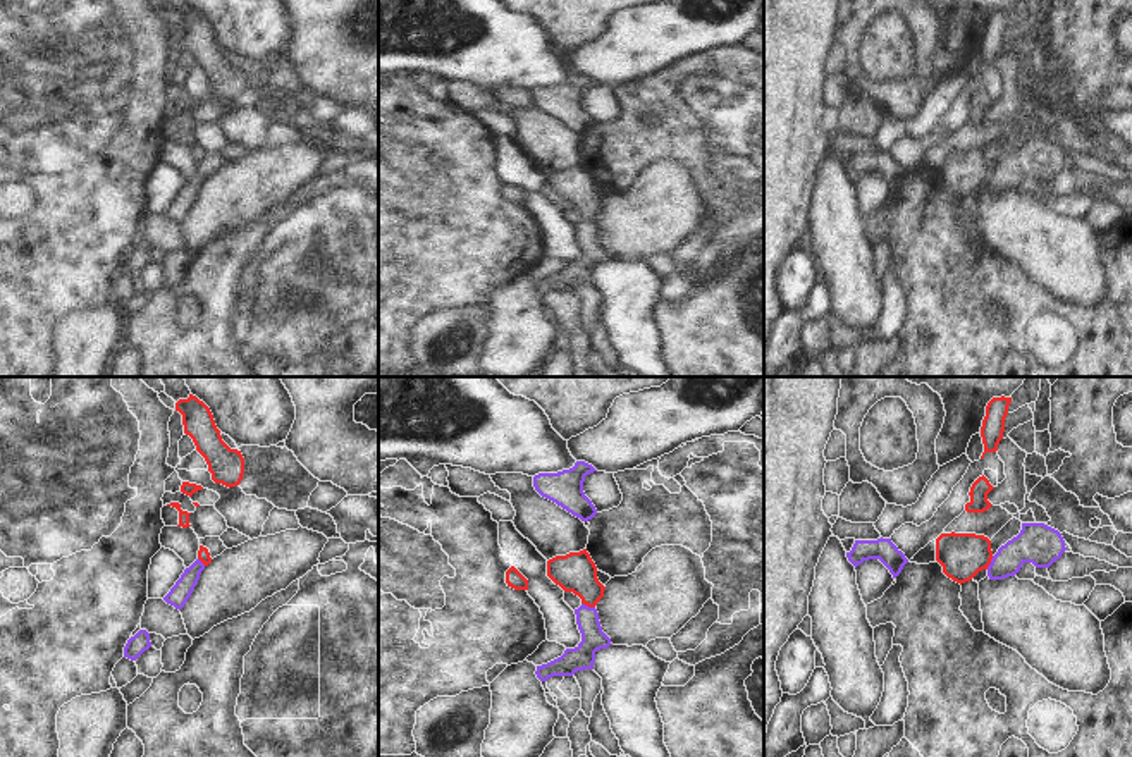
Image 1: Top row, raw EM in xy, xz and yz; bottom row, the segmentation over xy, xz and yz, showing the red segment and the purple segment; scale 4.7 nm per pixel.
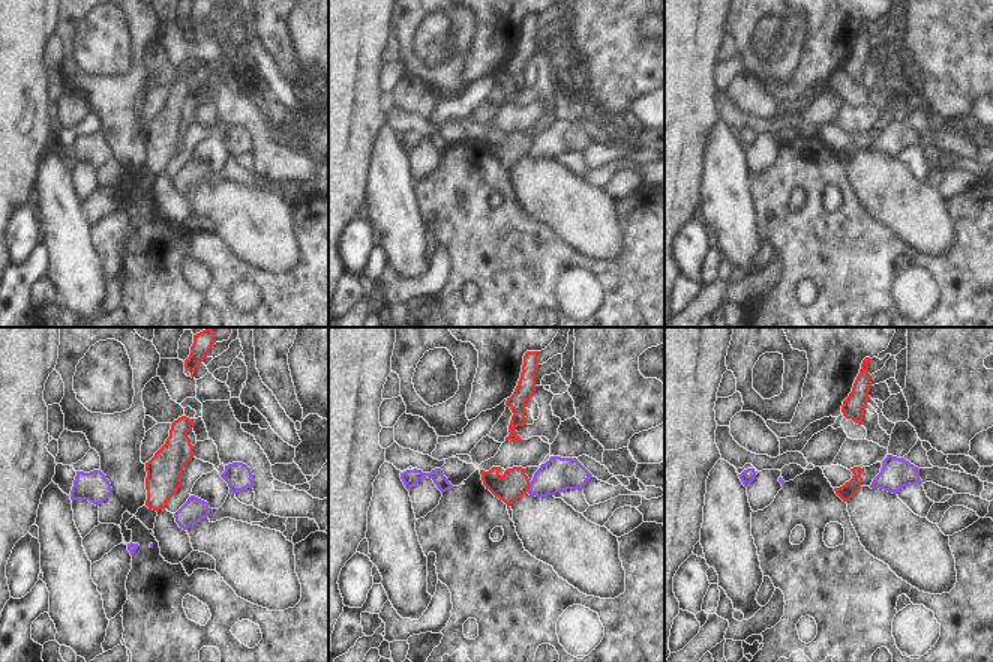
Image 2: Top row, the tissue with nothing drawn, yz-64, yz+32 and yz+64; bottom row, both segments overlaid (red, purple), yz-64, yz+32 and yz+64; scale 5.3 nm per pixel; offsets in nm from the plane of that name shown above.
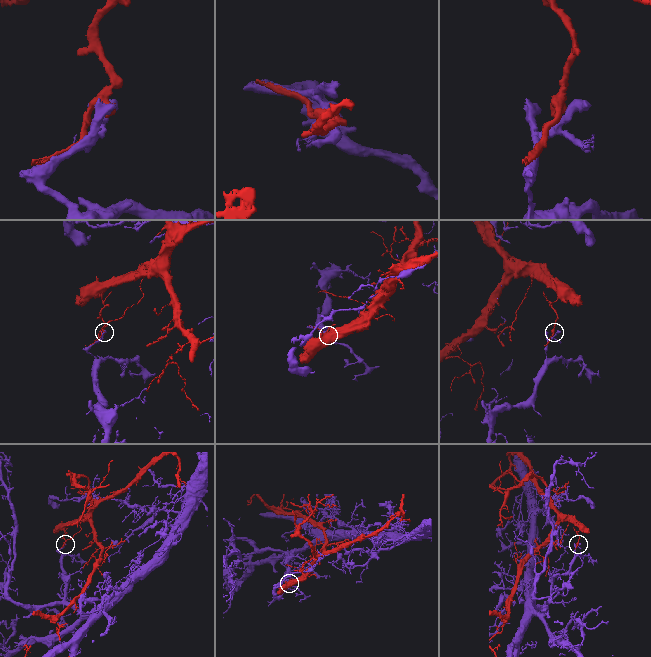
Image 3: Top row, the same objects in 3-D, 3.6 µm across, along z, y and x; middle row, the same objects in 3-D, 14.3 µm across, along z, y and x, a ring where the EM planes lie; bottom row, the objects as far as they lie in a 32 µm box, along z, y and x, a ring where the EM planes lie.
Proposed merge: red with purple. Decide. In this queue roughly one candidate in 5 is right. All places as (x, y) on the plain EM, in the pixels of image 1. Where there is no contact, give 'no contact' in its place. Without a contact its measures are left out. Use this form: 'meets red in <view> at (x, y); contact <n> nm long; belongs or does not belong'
meets red in xz at (589, 221); contact 70 nm long; does not belong

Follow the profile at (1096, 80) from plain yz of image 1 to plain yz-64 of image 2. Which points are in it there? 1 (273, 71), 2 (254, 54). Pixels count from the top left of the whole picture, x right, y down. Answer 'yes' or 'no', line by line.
1: no
2: no

